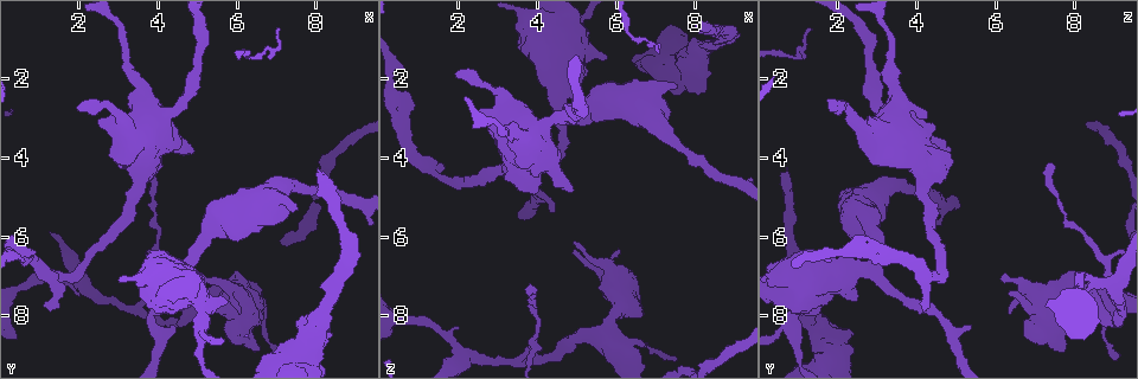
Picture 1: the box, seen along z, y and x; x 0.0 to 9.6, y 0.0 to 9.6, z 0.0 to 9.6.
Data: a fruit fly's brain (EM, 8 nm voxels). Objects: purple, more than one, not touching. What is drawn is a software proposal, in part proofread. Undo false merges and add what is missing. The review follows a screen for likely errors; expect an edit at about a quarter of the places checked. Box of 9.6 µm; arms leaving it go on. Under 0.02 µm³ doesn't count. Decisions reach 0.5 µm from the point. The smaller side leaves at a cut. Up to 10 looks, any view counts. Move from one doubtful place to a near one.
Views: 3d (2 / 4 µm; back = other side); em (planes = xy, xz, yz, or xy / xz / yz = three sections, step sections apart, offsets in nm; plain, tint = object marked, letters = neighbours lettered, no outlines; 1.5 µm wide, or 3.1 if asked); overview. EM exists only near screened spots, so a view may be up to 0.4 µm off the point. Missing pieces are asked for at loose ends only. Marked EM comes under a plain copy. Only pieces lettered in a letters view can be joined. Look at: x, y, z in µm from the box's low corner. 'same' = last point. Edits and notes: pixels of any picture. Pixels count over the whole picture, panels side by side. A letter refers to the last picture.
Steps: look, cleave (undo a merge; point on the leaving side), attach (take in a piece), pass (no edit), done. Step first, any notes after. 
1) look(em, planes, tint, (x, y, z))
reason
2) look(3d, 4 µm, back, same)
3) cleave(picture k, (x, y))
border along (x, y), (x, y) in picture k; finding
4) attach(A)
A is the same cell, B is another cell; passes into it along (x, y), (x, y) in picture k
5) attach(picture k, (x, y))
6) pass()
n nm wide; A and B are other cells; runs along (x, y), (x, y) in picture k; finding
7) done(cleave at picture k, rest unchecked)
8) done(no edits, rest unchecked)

look(3d, 4 µm, (2.45, 3.00, 2.90))
free end

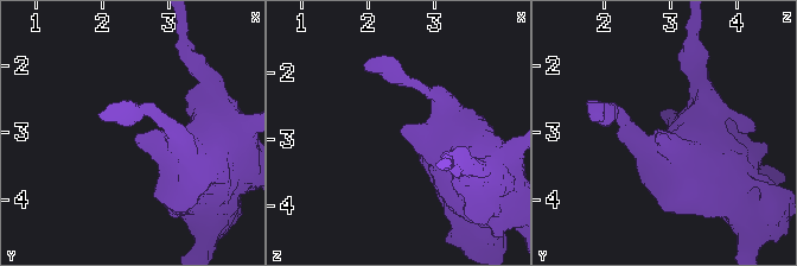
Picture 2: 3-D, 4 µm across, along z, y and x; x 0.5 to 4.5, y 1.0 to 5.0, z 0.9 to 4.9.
look(em, planes, letters, (2.45, 3.05, 2.90))

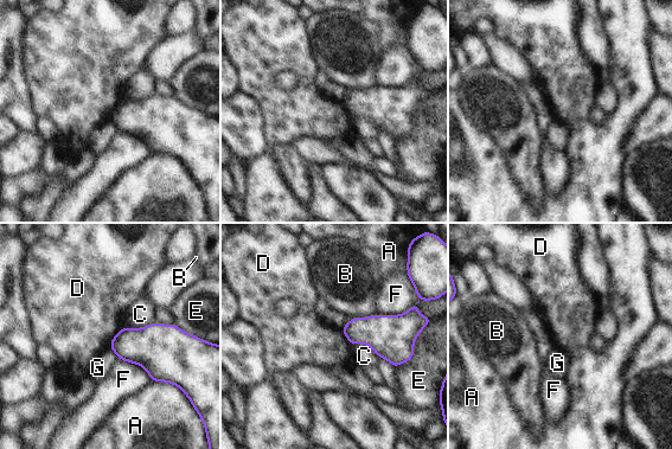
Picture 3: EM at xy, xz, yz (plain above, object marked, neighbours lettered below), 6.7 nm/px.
pass()
A, B, C, D, E, F and G are other cells; no lettered piece goes on from it

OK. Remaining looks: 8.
look(em, planes, letters, (3.70, 4.15, 7.35))
an open end

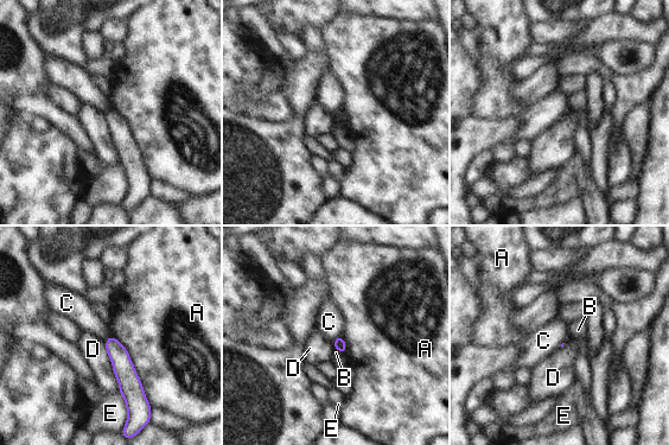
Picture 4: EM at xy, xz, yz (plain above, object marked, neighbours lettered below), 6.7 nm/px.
pass()
A, B, C, D and E are other cells; runs along (110, 339), (131, 386), (131, 406) in picture 4; no lettered piece goes on from it

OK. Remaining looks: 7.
look(em, yz, step 4, tint, (4.00, 6.65, 8.75))
a fork

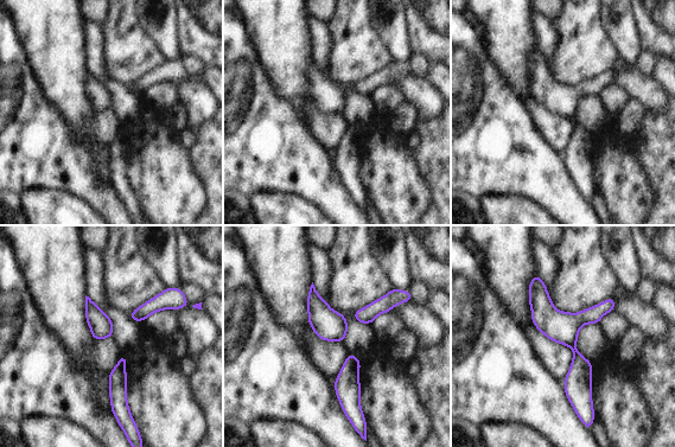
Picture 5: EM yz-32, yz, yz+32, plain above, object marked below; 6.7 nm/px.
look(em, planes, letters, same)
another direction

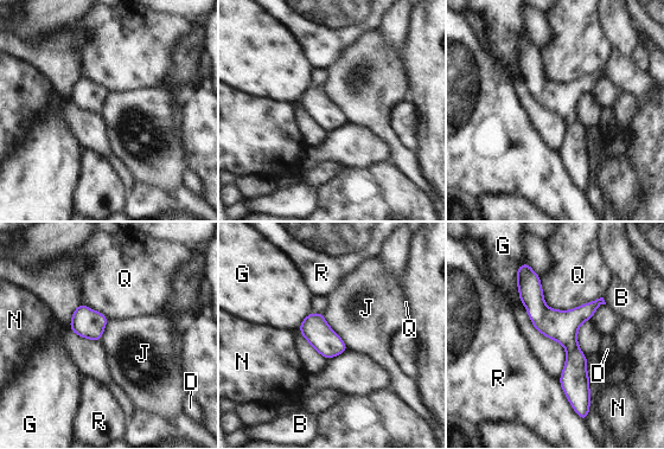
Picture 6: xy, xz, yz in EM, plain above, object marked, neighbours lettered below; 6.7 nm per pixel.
pass()
B, D, G, J, N, Q and R are other cells; runs along (530, 273), (574, 352), (574, 404) in picture 6; all the same neuron

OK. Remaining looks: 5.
look(em, planes, letters, (6.55, 8.95, 7.80))
free end

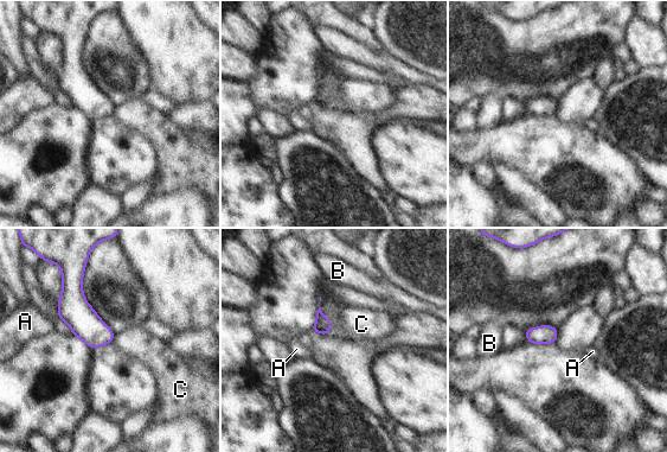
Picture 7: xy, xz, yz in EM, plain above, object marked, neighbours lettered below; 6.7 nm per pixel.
pass()
A, B and C are other cells; border along (114, 335), (114, 339), (110, 343) in picture 7; no lettered piece goes on from it

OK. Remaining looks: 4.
done(no edits, rest unchecked)

